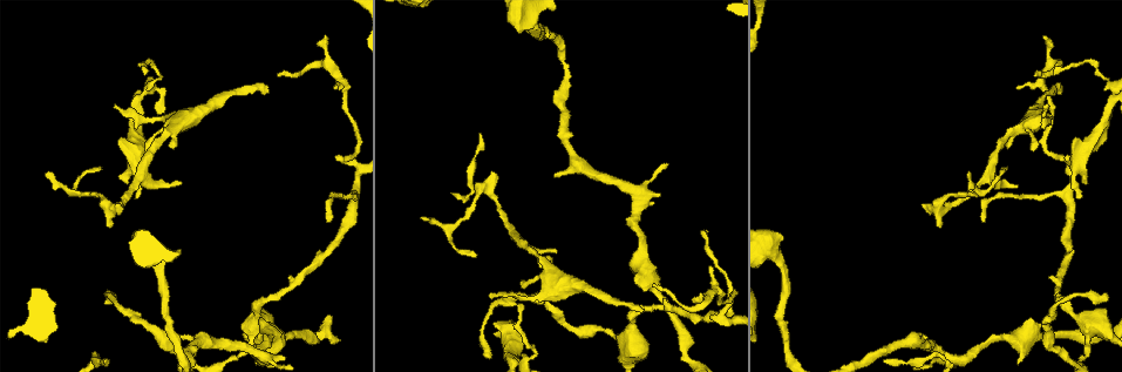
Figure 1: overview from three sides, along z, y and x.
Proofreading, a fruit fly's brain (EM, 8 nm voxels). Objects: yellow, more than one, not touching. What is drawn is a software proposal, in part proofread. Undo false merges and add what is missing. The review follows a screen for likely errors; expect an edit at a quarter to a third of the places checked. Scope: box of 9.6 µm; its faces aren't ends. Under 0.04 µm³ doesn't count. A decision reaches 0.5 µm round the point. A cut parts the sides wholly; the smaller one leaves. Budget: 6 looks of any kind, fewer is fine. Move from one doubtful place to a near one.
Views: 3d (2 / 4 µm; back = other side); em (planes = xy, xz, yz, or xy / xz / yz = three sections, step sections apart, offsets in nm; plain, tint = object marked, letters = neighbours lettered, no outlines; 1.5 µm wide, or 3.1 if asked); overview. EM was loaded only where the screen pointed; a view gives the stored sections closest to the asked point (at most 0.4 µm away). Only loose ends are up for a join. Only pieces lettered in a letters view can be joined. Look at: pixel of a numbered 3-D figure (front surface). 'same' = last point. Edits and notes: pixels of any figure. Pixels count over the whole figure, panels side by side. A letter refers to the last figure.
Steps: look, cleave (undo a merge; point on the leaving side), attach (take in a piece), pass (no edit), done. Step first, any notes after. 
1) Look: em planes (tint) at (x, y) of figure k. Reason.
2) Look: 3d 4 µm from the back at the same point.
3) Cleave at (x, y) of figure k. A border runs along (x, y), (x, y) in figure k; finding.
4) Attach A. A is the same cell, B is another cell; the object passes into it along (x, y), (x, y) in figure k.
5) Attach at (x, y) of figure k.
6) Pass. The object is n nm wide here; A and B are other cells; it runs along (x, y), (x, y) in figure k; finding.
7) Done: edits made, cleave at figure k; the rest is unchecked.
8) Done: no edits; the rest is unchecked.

Look: em yz step 4 (letters) at (642, 310) of figure 1. An open end.

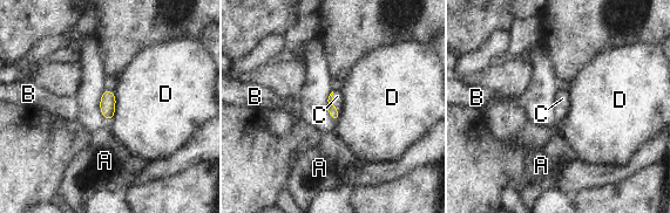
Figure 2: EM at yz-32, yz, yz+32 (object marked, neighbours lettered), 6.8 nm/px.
Look: em planes (letters) at the same point.

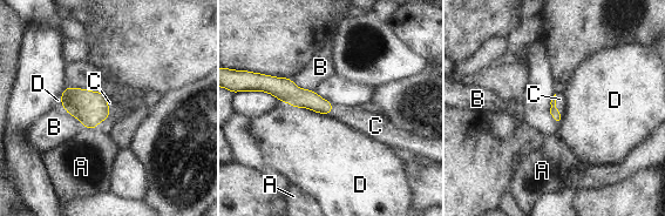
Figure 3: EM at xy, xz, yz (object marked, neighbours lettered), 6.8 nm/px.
Attach C. C is the same cell, A, B and D are other cells; it goes on there.

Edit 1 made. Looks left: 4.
Look: overview. Redraw.

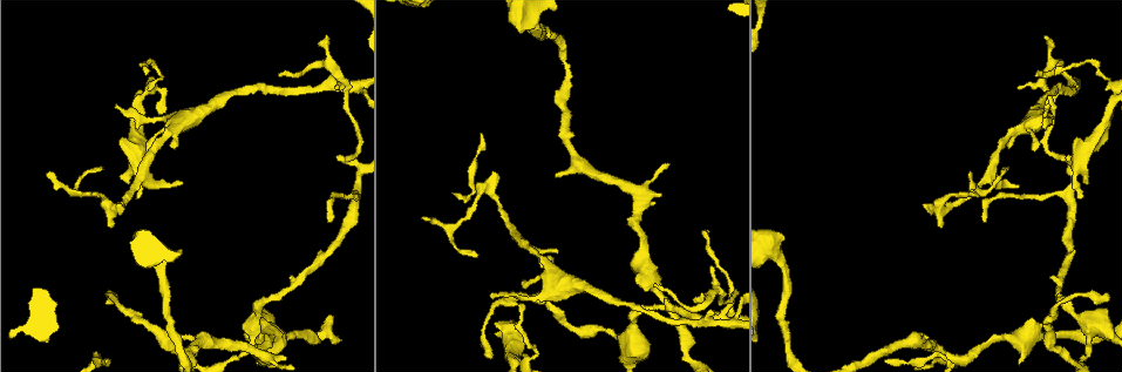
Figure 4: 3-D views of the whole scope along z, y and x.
Look: em planes (letters) at (1069, 159) of figure 4. Abrupt turn.

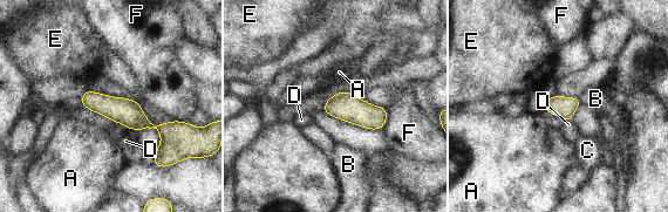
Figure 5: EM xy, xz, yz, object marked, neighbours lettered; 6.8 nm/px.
Pass. The object is 150 nm wide here; A, B, C, D, E and F are other cells; one neuron here.

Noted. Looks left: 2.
Look: 3d 2 µm at (703, 295) of figure 4. An open end.

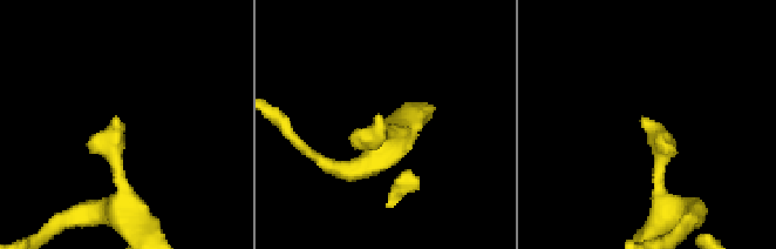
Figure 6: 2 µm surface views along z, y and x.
Look: em planes (letters) at (643, 123) of figure 6.

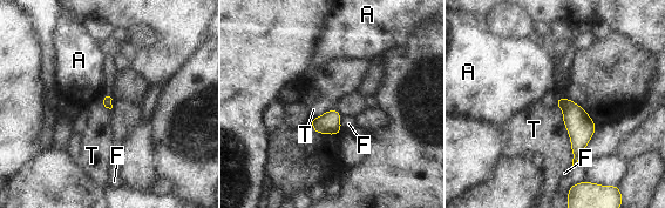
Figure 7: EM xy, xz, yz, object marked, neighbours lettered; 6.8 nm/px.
Pass. A, F and T are other cells; a border runs along (564, 126), (572, 154), (571, 167) in figure 7; none of them fits.

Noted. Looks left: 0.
Done: edits made, attach at figure 3; the rest is unchecked.

